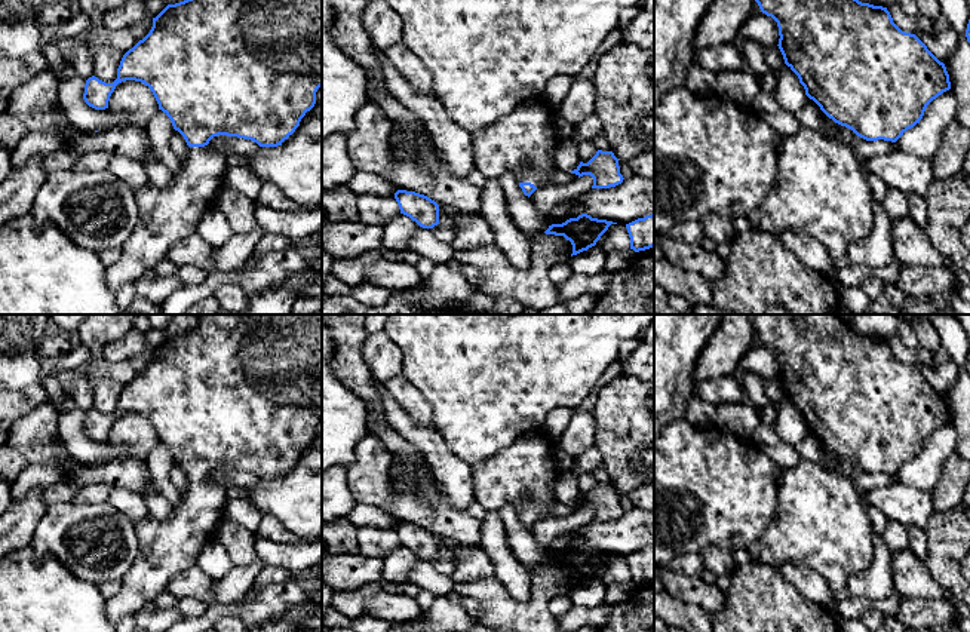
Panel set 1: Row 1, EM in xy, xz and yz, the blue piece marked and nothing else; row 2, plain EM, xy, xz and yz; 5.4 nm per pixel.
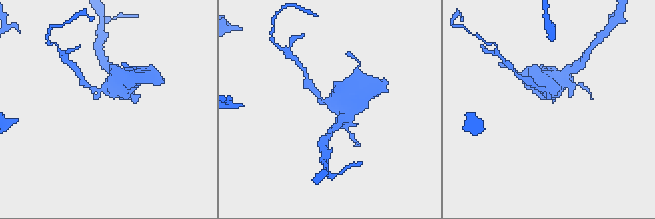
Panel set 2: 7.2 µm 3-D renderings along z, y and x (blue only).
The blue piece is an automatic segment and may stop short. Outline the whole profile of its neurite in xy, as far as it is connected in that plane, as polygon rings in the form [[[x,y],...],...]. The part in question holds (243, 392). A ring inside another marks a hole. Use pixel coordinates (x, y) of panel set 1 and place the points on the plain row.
[[[202,315],[196,328],[168,337],[153,350],[150,365],[123,387],[113,415],[89,409],[83,432],[95,442],[105,442],[116,418],[126,412],[150,420],[159,442],[171,451],[190,481],[168,519],[159,521],[148,513],[136,522],[138,553],[122,579],[122,589],[105,601],[105,614],[113,625],[141,611],[147,601],[165,592],[172,579],[196,565],[200,550],[217,537],[228,497],[224,487],[208,478],[214,469],[237,469],[260,479],[277,479],[314,439],[316,424],[322,418],[322,315]]]

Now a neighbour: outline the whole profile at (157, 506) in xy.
[[[148,476],[148,488],[145,491],[144,501],[147,504],[148,513],[153,515],[156,519],[165,521],[169,518],[172,512],[172,506],[162,494],[159,494],[154,490],[150,476]]]

